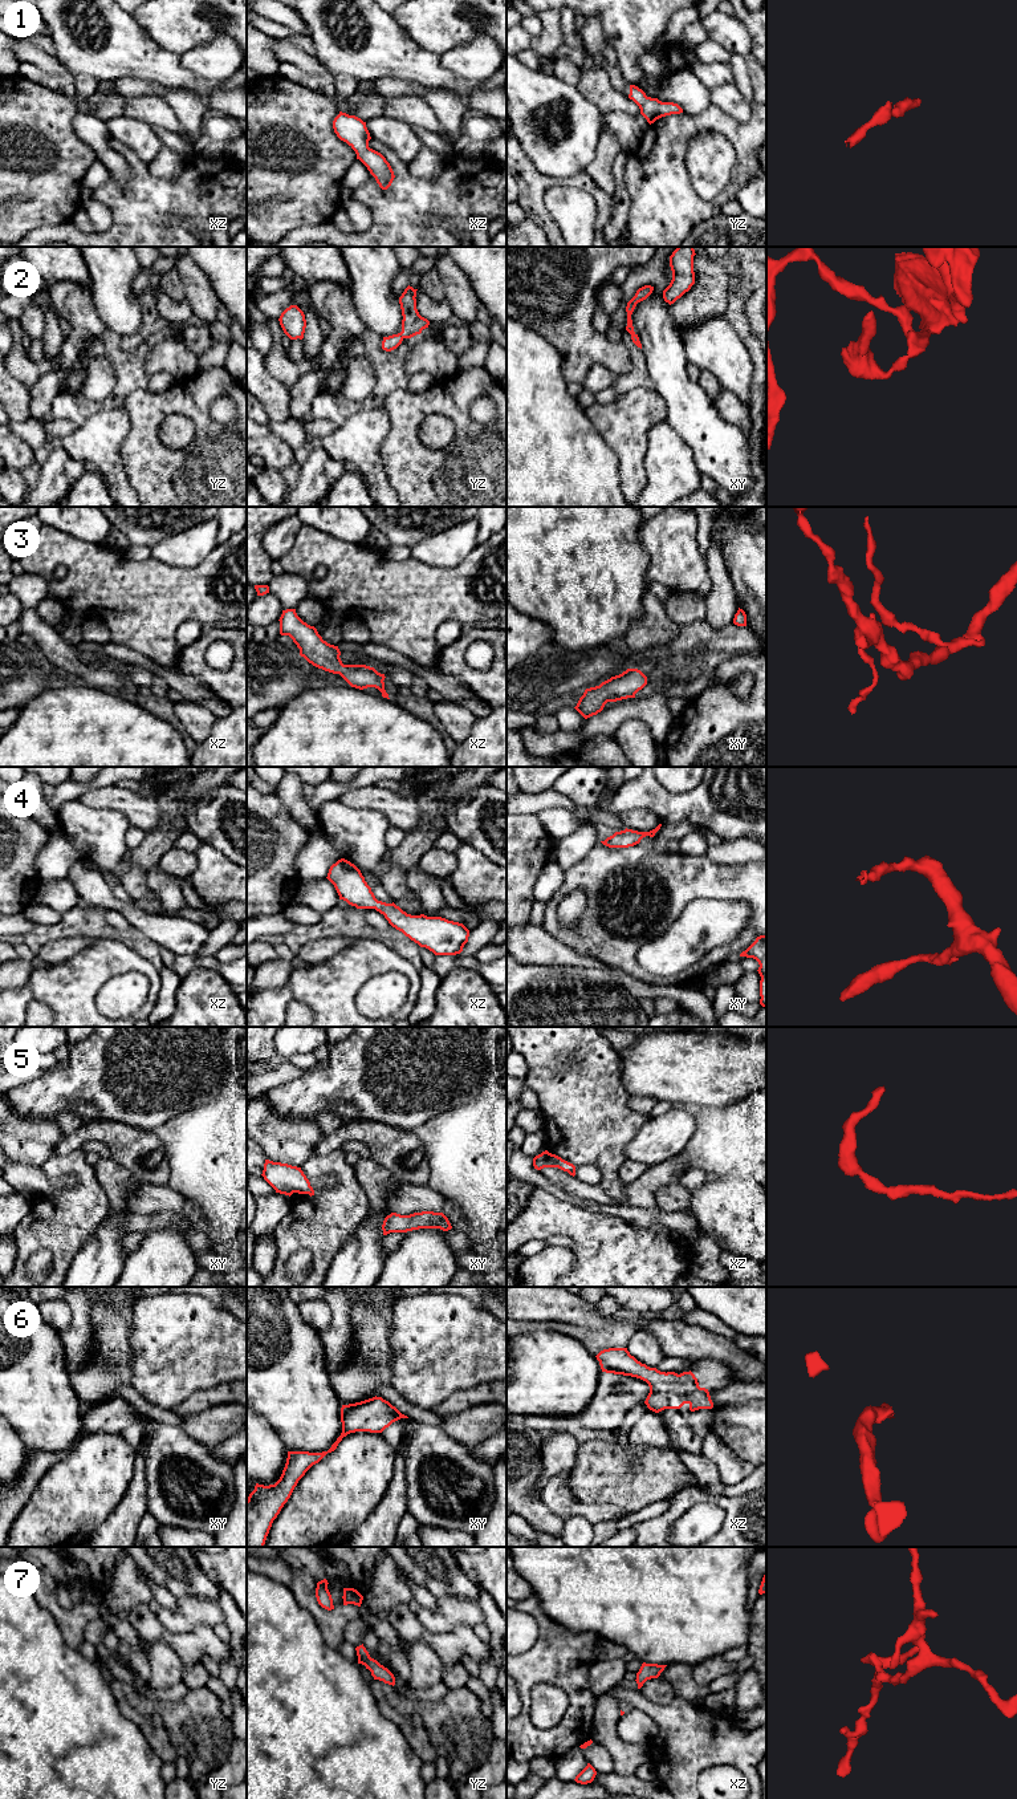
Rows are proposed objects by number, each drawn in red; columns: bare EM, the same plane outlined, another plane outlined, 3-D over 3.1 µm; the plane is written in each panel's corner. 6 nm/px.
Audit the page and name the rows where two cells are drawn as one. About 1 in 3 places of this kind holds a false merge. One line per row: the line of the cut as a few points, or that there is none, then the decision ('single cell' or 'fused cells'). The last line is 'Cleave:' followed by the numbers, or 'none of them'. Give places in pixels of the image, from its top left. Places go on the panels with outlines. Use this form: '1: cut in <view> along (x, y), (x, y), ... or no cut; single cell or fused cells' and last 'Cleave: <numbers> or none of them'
1: no cut; single cell
2: no cut; single cell
3: no cut; single cell
4: no cut; single cell
5: no cut; single cell
6: no cut; single cell
7: no cut; single cell
Cleave: none of them

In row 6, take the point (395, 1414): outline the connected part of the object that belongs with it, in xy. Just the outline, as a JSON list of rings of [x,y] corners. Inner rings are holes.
[[[382,1397],[342,1405],[342,1433],[328,1451],[288,1451],[285,1467],[274,1485],[256,1483],[247,1499],[247,1547],[264,1547],[273,1520],[290,1498],[298,1481],[350,1433],[382,1433],[392,1422],[408,1418]]]

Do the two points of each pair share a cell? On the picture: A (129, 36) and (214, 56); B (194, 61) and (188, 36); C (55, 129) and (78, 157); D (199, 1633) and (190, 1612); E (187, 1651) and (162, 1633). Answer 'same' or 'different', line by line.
A: different
B: different
C: same
D: different
E: same

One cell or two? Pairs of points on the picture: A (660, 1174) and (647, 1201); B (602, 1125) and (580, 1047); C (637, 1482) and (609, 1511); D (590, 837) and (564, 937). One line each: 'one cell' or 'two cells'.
A: one cell
B: one cell
C: two cells
D: two cells

